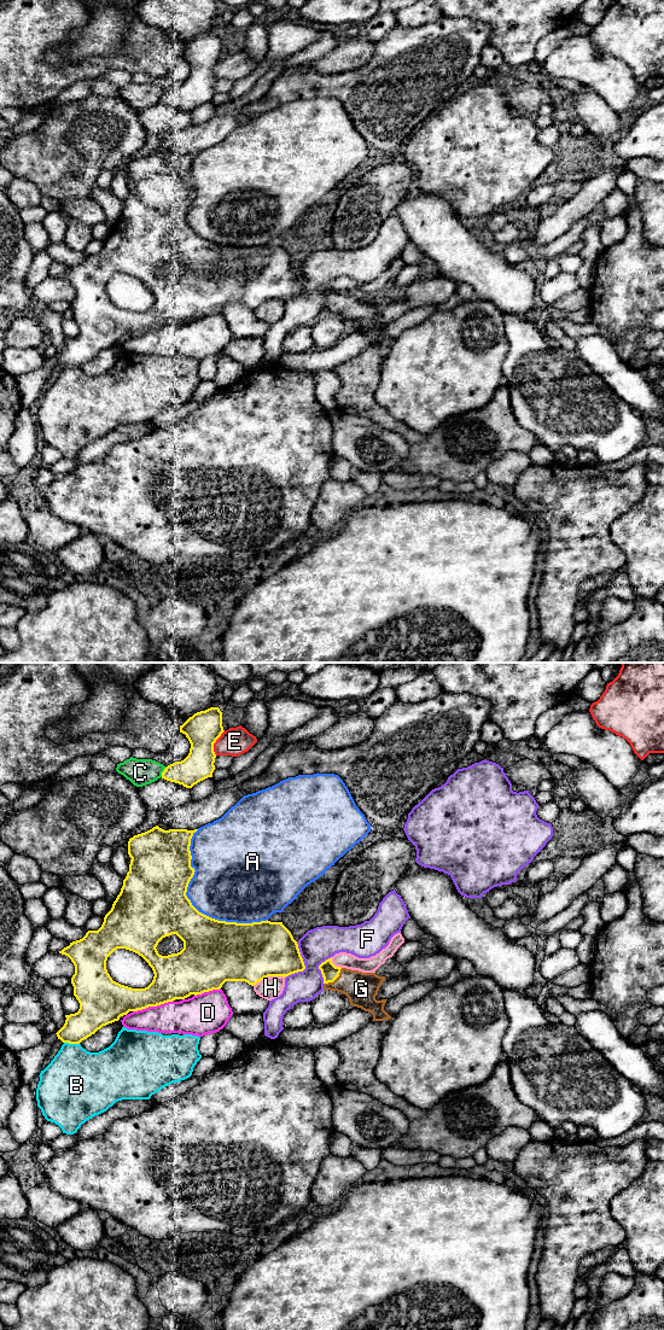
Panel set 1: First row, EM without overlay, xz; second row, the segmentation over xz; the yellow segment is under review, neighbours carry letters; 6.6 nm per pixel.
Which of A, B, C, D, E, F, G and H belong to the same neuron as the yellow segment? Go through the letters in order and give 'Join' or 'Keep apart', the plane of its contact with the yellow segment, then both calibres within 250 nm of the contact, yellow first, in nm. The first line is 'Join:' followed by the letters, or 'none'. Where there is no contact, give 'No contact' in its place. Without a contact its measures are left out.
Join: G
A: Keep apart. Touches yellow in xz. Thickness 460 nm (yellow) against 440 nm
B: Keep apart. Touches yellow in xz. Thickness 200 nm (yellow) against 420 nm
C: Keep apart. Touches yellow in xz. Thickness 200 nm (yellow) against 180 nm
D: Keep apart. Touches yellow in xz. Thickness 300 nm (yellow) against 240 nm
E: Keep apart. Touches yellow in xz. Thickness 220 nm (yellow) against 190 nm
F: Keep apart. Touches yellow in xz. Thickness 360 nm (yellow) against 220 nm
G: Join. Touches yellow in xz. Thickness 110 nm (yellow) against 220 nm
H: Keep apart. Touches yellow in xz. Thickness 380 nm (yellow) against 150 nm

